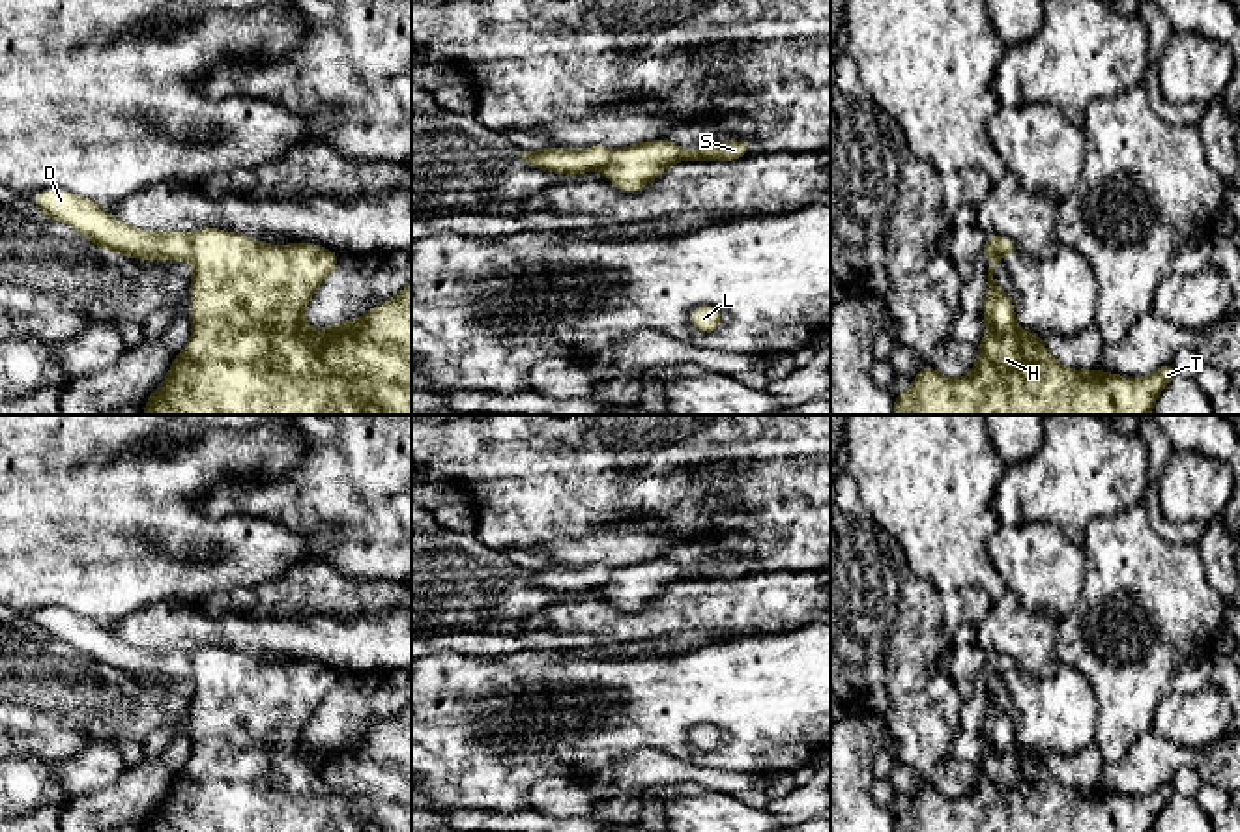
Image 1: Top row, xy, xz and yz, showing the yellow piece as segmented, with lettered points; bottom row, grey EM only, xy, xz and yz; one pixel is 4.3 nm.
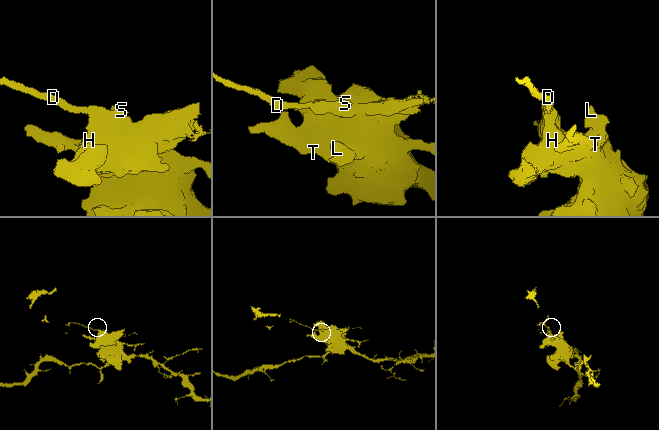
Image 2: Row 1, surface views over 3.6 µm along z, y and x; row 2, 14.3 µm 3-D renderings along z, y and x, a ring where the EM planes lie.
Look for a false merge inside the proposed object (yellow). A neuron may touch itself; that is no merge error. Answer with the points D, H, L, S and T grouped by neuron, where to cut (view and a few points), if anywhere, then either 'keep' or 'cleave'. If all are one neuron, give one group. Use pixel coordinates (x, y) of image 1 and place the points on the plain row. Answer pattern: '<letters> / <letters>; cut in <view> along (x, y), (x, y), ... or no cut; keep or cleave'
D / H L S T; cut in xy along (187, 655), (191, 679); cleave

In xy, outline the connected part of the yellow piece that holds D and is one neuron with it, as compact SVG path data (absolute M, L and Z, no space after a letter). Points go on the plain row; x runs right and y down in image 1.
M43 608L32 615L37 632L69 643L95 666L142 679L193 679L191 658L181 651L133 647L88 617L62 608Z

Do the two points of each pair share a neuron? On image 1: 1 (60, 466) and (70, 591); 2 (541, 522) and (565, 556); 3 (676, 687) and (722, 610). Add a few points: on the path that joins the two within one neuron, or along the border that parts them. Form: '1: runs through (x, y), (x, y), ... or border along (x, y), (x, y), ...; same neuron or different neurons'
1: runs through (60, 498), (60, 524), (70, 533), (70, 559); same neuron
2: border along (595, 531), (584, 537), (554, 537), (537, 552); different neurons
3: border along (767, 632), (724, 640); different neurons

